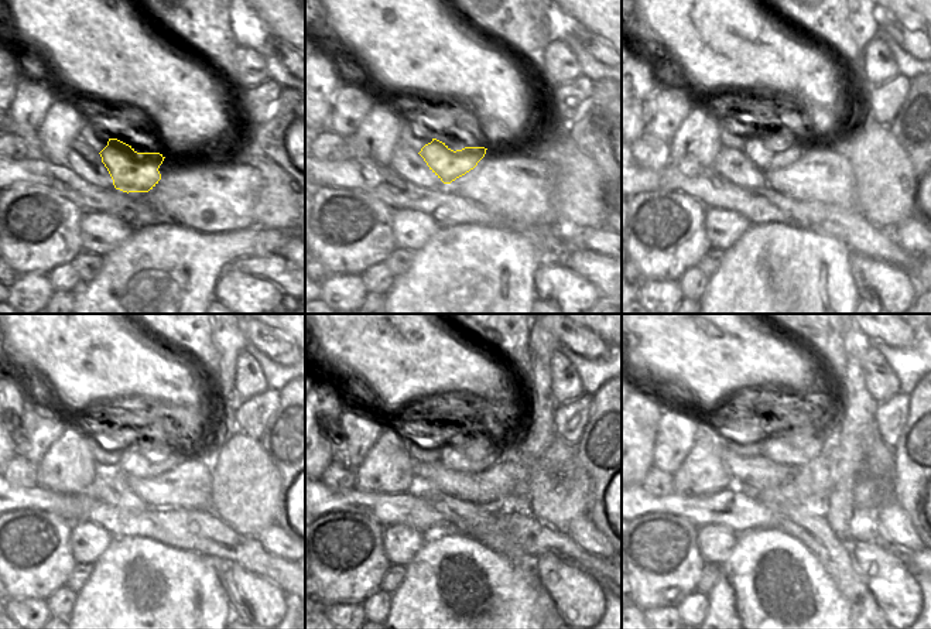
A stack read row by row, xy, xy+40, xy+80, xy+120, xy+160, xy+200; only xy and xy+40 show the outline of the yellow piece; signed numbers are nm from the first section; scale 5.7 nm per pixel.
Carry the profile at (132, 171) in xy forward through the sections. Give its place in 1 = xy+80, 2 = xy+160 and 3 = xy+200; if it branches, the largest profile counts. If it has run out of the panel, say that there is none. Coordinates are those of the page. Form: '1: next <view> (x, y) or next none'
1: next xy+80 (766, 160)
2: next xy+160 (475, 450)
3: next xy+200 (791, 444)

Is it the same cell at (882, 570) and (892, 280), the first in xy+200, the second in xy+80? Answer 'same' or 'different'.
same

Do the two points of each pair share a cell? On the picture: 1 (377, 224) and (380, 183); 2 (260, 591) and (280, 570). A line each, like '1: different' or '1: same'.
1: different
2: different

